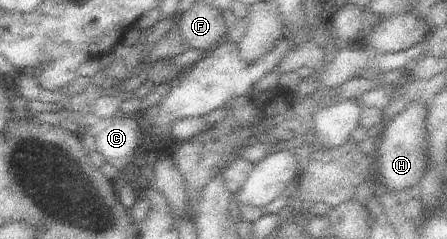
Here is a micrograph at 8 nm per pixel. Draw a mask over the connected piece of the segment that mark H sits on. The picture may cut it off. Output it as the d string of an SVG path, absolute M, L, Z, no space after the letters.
M409 102L386 125L377 139L379 146L379 174L381 182L391 188L391 192L403 190L405 194L411 186L419 184L425 166L427 166L427 134L425 134L425 116L427 105L421 102Z

